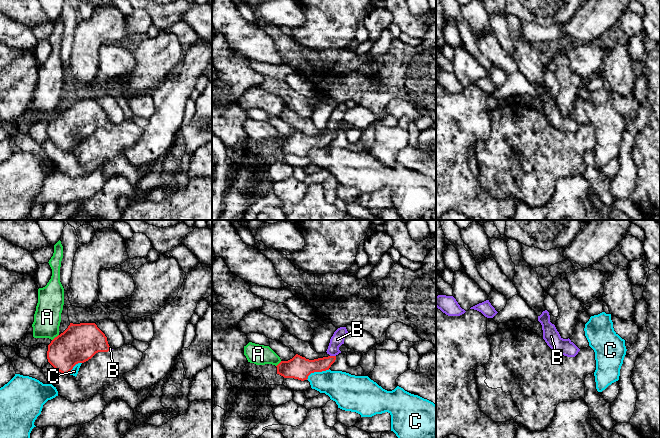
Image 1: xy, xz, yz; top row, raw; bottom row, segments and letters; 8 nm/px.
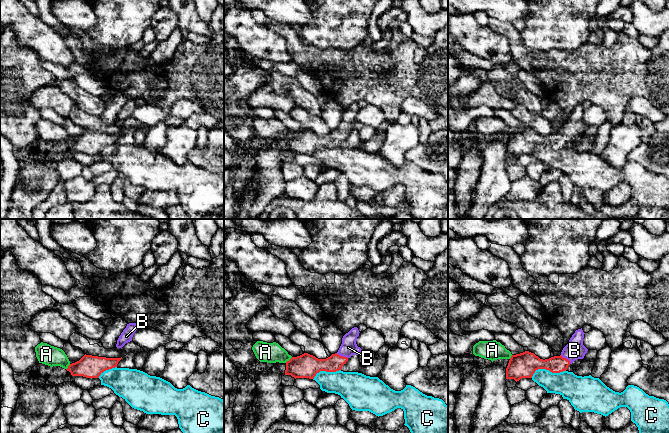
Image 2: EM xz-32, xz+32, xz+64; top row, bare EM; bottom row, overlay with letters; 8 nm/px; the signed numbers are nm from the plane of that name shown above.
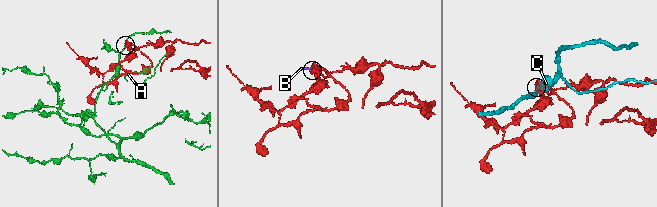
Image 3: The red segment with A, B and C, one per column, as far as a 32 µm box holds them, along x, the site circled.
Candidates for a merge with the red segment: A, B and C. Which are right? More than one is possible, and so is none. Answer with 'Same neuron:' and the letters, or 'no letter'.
Same neuron: B

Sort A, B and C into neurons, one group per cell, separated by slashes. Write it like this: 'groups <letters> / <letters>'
groups A / B / C

